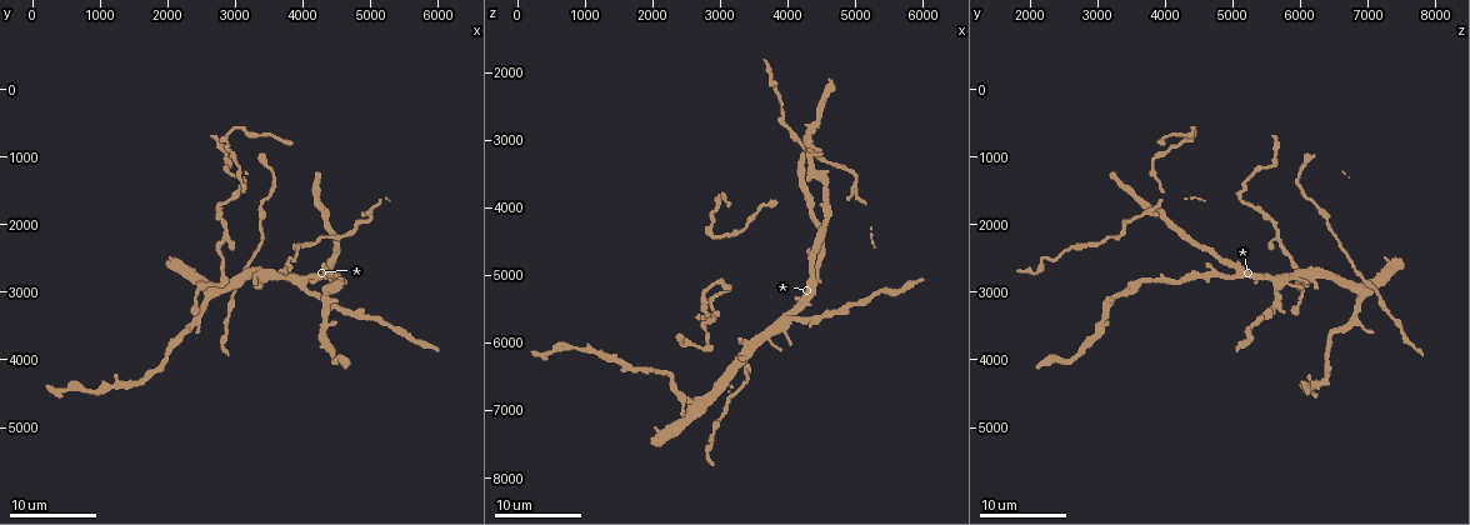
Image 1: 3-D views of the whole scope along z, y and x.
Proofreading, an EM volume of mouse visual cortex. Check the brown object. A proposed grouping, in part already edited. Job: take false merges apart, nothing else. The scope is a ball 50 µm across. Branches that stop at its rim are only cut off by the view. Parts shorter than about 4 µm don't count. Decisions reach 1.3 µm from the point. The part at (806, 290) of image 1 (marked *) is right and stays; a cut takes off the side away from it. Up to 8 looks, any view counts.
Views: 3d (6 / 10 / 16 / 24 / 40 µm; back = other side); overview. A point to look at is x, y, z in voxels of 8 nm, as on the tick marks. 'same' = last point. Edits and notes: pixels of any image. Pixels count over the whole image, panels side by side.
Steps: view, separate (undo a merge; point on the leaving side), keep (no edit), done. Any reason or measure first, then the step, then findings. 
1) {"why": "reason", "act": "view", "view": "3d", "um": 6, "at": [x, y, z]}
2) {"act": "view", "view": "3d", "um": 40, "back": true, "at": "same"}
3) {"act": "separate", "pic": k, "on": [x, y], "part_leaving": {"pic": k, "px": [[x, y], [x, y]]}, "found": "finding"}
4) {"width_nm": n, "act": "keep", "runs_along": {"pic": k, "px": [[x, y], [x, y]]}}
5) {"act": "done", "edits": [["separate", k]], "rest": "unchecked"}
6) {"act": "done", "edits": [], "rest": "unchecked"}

{"act": "view", "view": "3d", "um": 6, "at": [4000, 2950, 5650]}

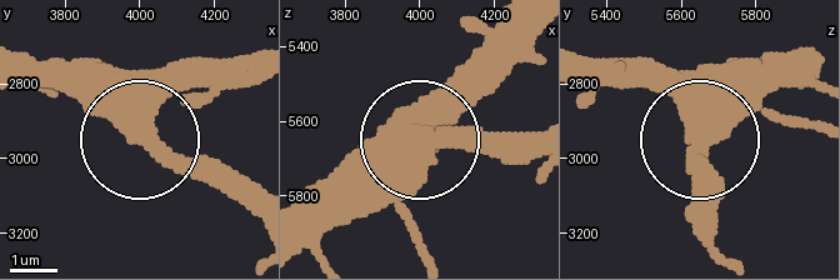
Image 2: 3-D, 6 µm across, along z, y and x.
{"side_arm_um": 20, "act": "keep", "found": "continuous, no second neuron"}

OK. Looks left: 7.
{"why": "three arms meet", "act": "view", "view": "3d", "um": 6, "at": [4350, 1750, 3900]}

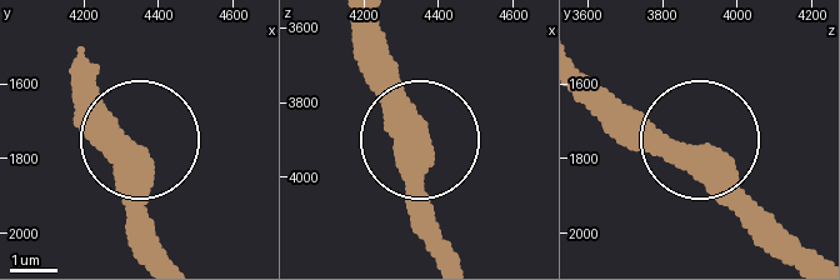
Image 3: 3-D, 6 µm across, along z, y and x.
{"width_nm": 380, "act": "keep", "runs_along": {"pic": 3, "px": [[811, 259], [716, 151], [620, 135], [584, 104]]}, "found": "continuous, no second neuron"}

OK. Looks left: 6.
{"act": "view", "view": "3d", "um": 10, "at": [2800, 2850, 6050]}

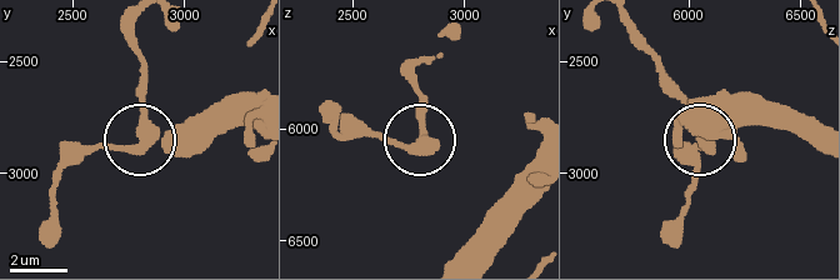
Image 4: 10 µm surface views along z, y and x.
{"act": "keep", "found": "one neuron here"}

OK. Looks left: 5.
{"why": "calibre changes", "act": "view", "view": "3d", "um": 10, "at": [3050, 1400, 5150]}

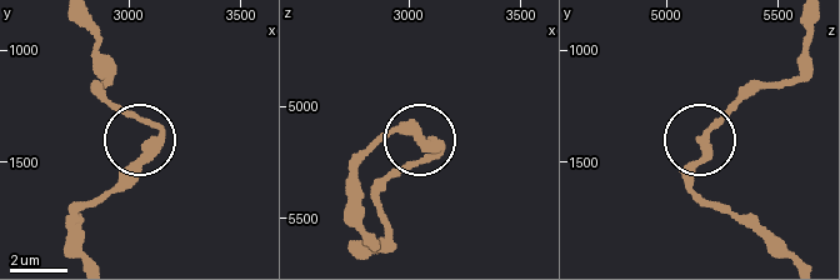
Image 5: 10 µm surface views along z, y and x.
{"act": "view", "view": "3d", "um": 10, "back": true, "at": [3100, 1420, 5160]}

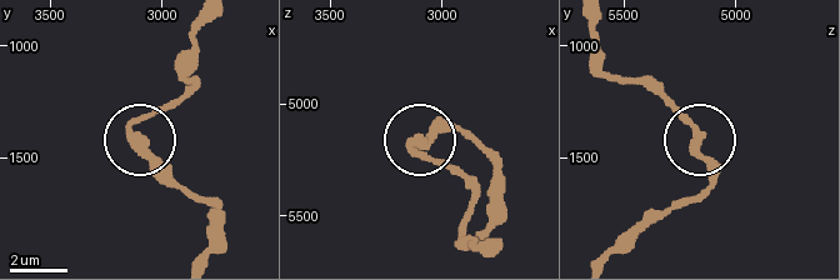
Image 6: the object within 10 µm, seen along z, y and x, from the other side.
{"act": "keep", "found": "continuous, no second neuron"}

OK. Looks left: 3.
{"act": "done", "edits": [], "rest": "unchecked"}

